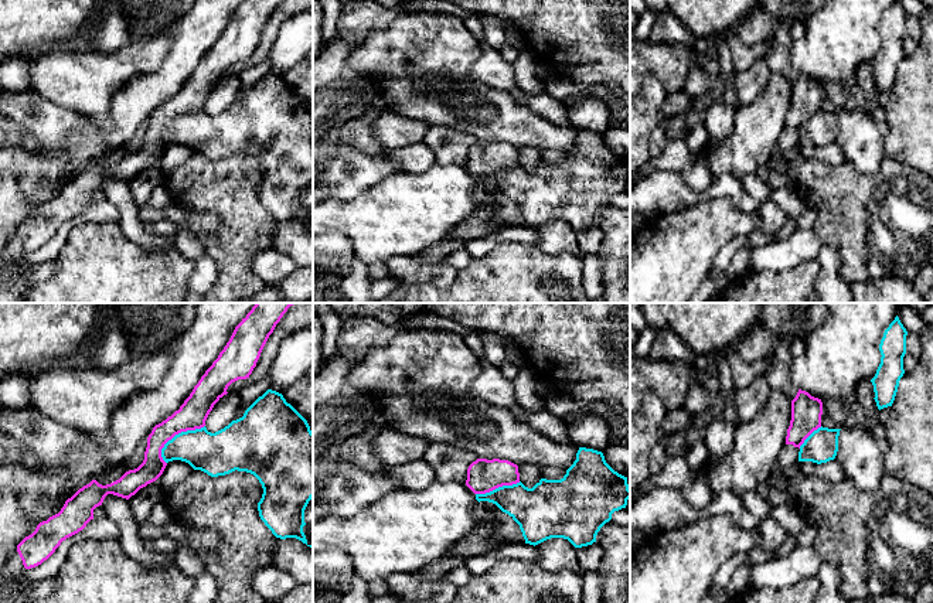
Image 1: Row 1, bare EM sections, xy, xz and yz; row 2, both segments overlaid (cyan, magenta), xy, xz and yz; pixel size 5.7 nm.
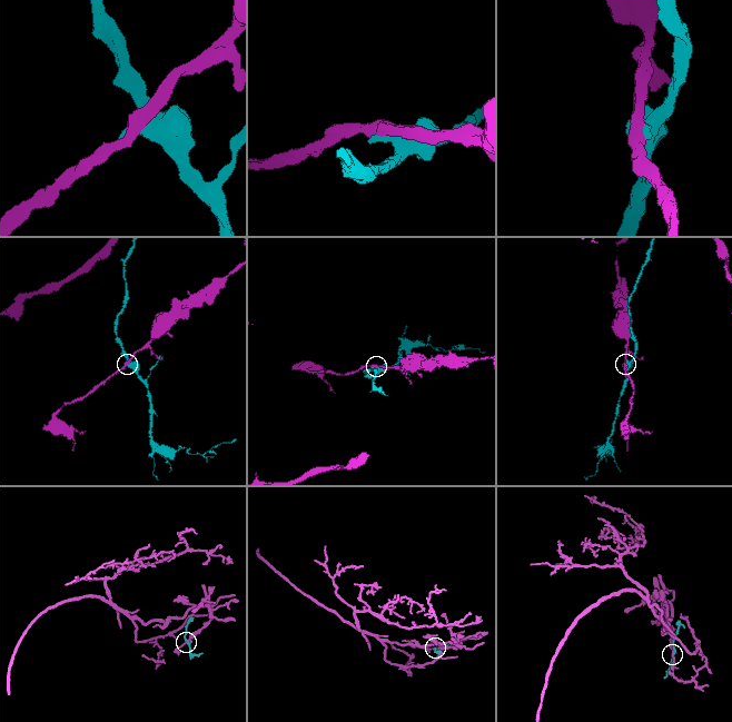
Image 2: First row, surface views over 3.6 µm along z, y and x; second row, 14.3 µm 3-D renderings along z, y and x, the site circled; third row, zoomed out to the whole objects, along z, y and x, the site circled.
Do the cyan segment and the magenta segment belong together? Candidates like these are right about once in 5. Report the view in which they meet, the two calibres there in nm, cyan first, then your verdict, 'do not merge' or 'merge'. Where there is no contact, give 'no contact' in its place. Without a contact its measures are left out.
meets cyan in xy; 240 nm thick on the cyan side, 160 nm on the other; do not merge

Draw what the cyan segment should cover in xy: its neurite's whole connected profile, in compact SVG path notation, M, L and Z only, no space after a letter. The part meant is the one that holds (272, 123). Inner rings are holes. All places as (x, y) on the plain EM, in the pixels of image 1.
M268 72L242 100L215 116L204 109L176 117L161 132L161 140L166 146L185 144L211 160L235 153L253 157L263 171L258 194L265 208L276 221L296 221L307 228L303 209L304 193L313 181L313 115L282 76Z

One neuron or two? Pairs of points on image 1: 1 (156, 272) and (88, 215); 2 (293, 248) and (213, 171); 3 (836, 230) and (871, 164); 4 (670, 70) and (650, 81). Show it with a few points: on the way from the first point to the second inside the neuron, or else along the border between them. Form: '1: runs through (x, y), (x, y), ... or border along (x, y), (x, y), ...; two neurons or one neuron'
1: border along (118, 222), (79, 222), (70, 231), (67, 238); two neurons
2: border along (278, 221), (271, 245); two neurons
3: border along (845, 160), (860, 171), (877, 177); two neurons
4: border along (644, 75), (651, 74), (667, 94); two neurons

